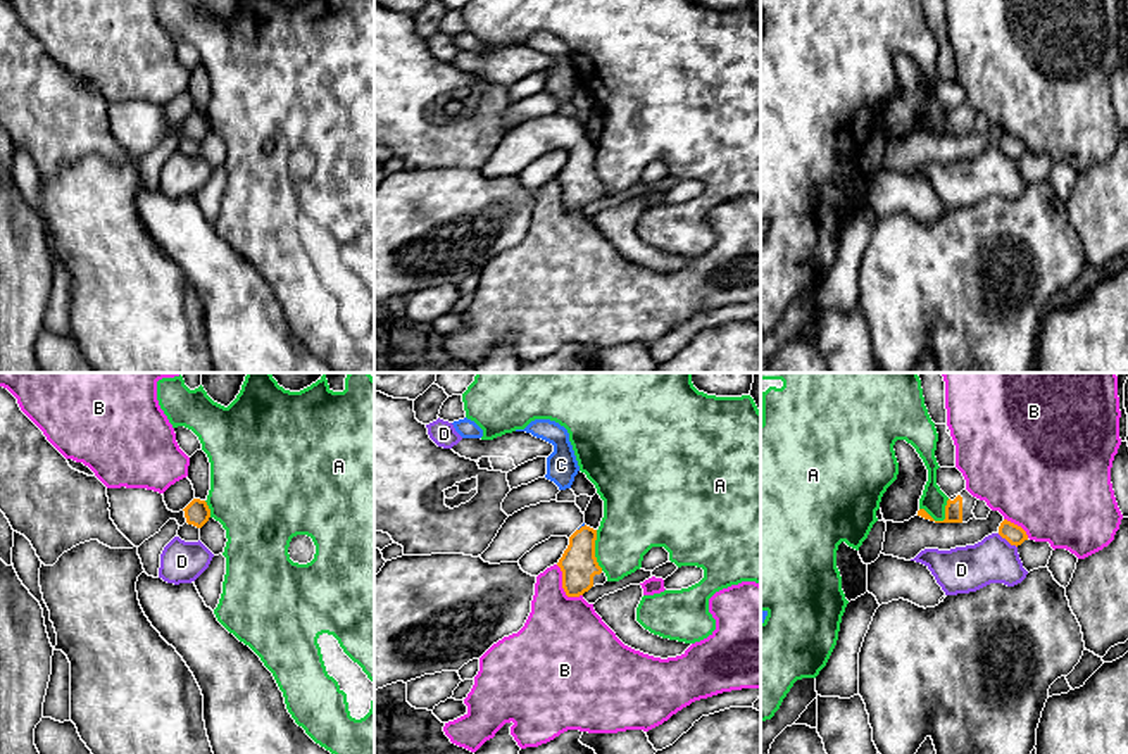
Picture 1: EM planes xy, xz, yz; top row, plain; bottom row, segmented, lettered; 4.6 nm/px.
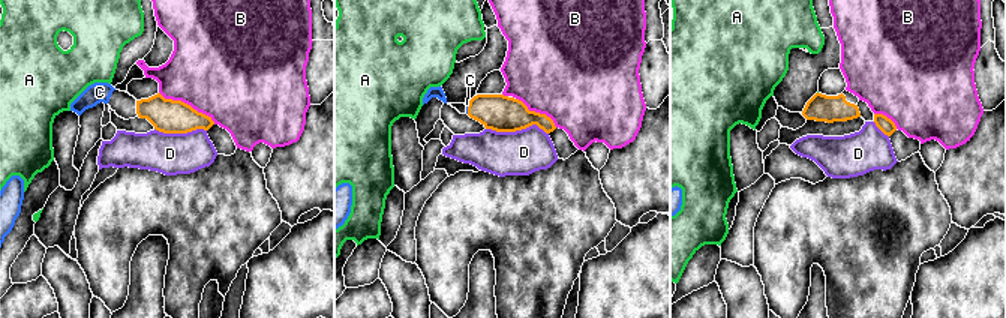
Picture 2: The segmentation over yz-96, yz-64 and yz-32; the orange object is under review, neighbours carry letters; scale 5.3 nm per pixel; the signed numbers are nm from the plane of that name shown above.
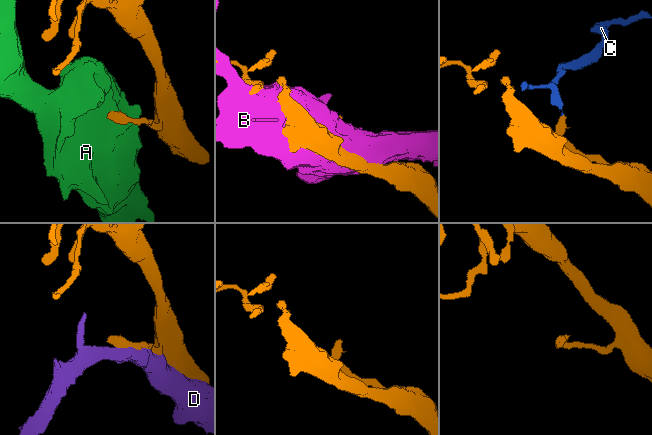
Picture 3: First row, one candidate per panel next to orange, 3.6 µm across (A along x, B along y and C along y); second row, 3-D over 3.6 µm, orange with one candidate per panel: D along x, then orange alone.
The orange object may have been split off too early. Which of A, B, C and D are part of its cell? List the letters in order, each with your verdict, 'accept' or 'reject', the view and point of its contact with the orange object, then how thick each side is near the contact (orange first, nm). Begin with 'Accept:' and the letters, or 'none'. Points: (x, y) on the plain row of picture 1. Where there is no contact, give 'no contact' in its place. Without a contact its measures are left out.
Accept: C
A: reject; meets orange in yz at (940, 135); 80 nm thick on the orange side, 120 nm on the other
B: reject; meets orange in xz at (563, 201); 170 nm thick on the orange side, 400 nm on the other
C: accept; meets orange in xz at (582, 140); 170 nm thick on the orange side, 20 nm on the other
D: reject; meets orange in yz at (1008, 154); 90 nm thick on the orange side, 220 nm on the other

